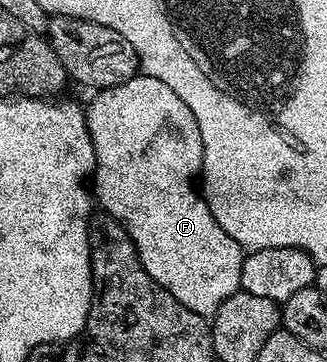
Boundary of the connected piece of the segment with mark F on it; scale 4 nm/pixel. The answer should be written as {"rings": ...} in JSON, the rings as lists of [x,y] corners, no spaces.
{"rings":[[[142,72],[137,73],[127,83],[117,84],[116,87],[105,87],[94,96],[96,98],[91,103],[86,103],[85,113],[87,115],[87,127],[91,133],[93,148],[95,149],[93,198],[98,209],[100,206],[103,209],[100,211],[106,217],[115,219],[116,222],[120,222],[127,229],[127,235],[131,237],[137,248],[137,256],[141,260],[145,272],[149,272],[149,276],[157,285],[165,288],[165,292],[169,292],[181,304],[185,304],[185,308],[204,316],[214,315],[223,301],[228,300],[234,293],[240,291],[241,264],[245,257],[245,250],[244,247],[237,244],[237,240],[233,240],[233,236],[229,236],[229,232],[225,232],[225,228],[221,228],[221,224],[215,222],[215,217],[207,207],[206,198],[197,189],[197,179],[200,177],[203,168],[203,141],[195,113],[189,108],[189,104],[185,104],[185,100],[181,100],[181,96],[177,96],[177,92],[173,92],[173,88],[169,88],[169,84],[161,84],[161,80]]]}

